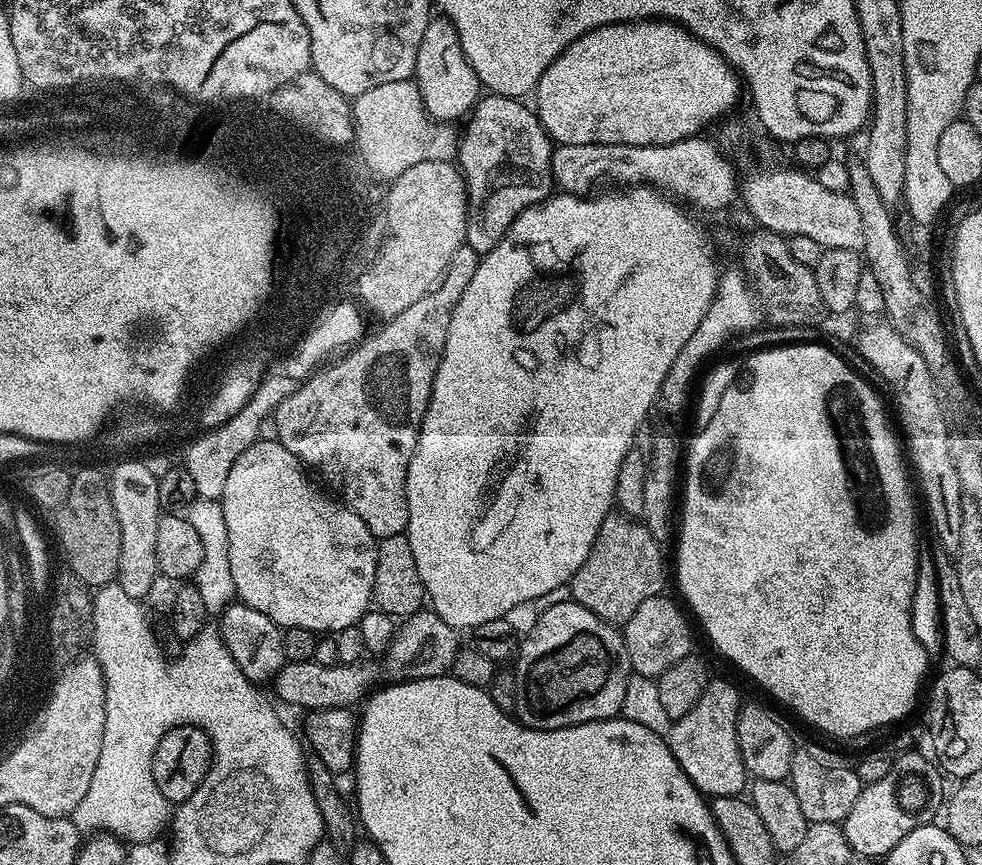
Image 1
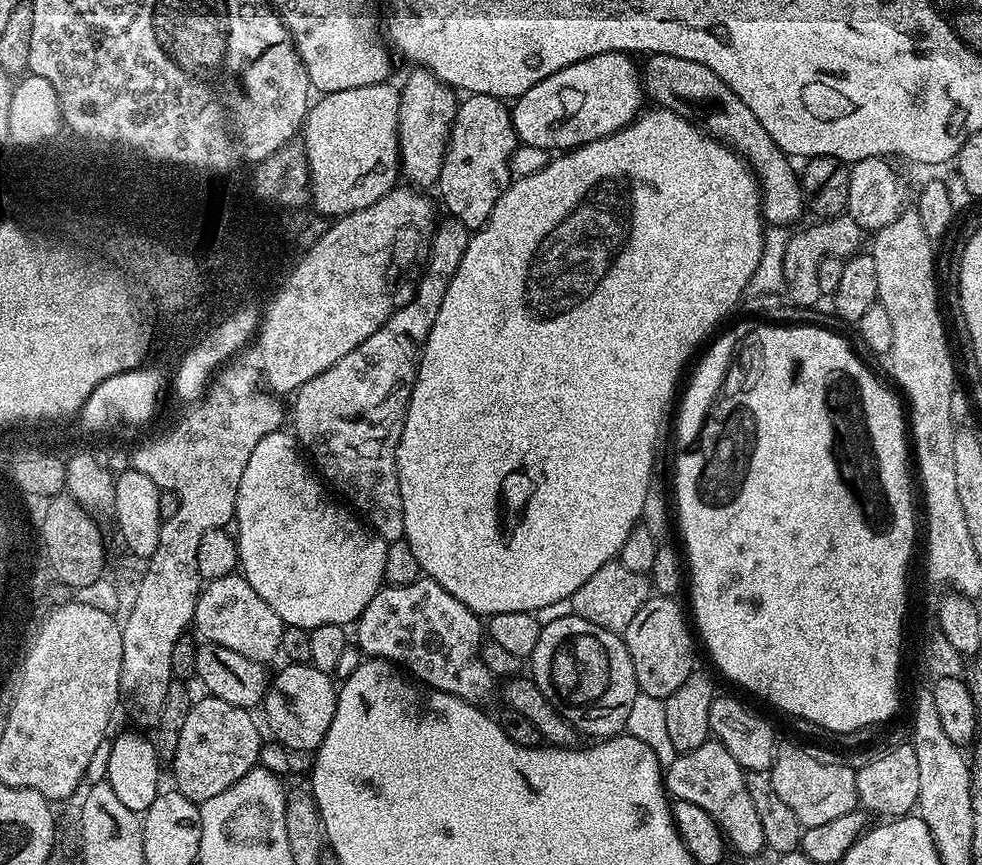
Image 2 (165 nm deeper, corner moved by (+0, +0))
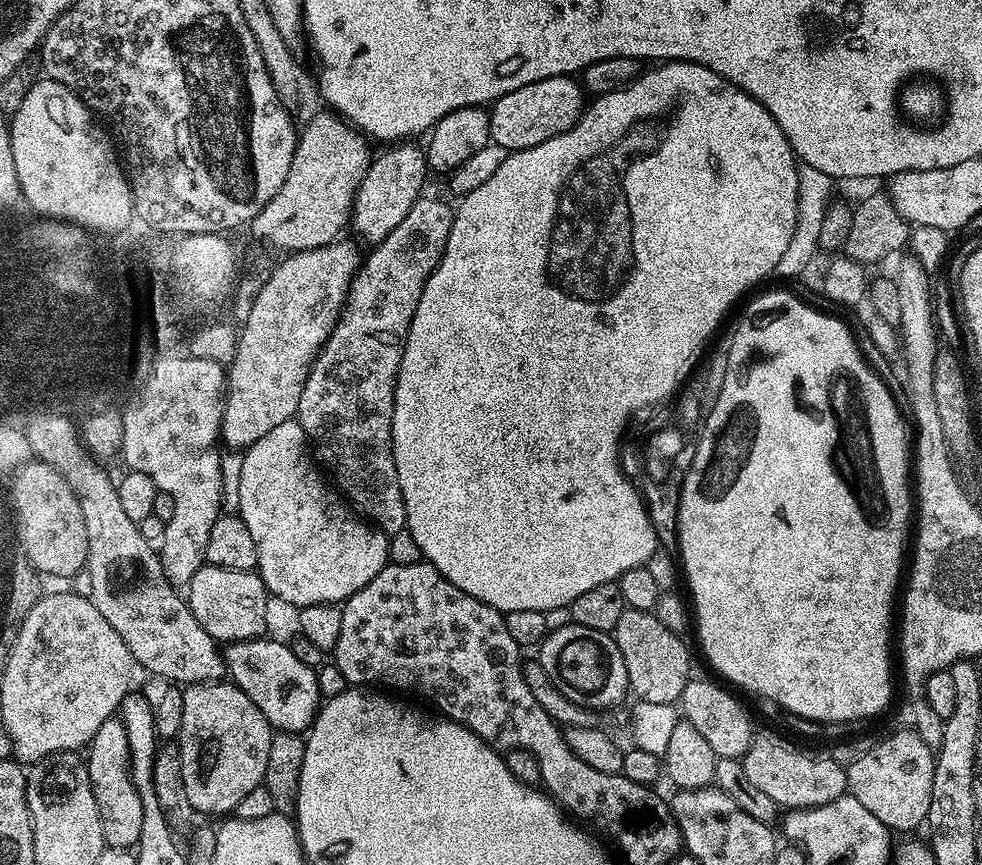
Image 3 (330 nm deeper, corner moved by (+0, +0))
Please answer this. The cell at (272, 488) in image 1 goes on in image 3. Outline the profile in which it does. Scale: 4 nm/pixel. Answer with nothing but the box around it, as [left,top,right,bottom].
[236,419,389,609]

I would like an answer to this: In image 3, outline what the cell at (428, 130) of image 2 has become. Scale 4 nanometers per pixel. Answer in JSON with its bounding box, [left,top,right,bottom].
[351,142,430,246]

